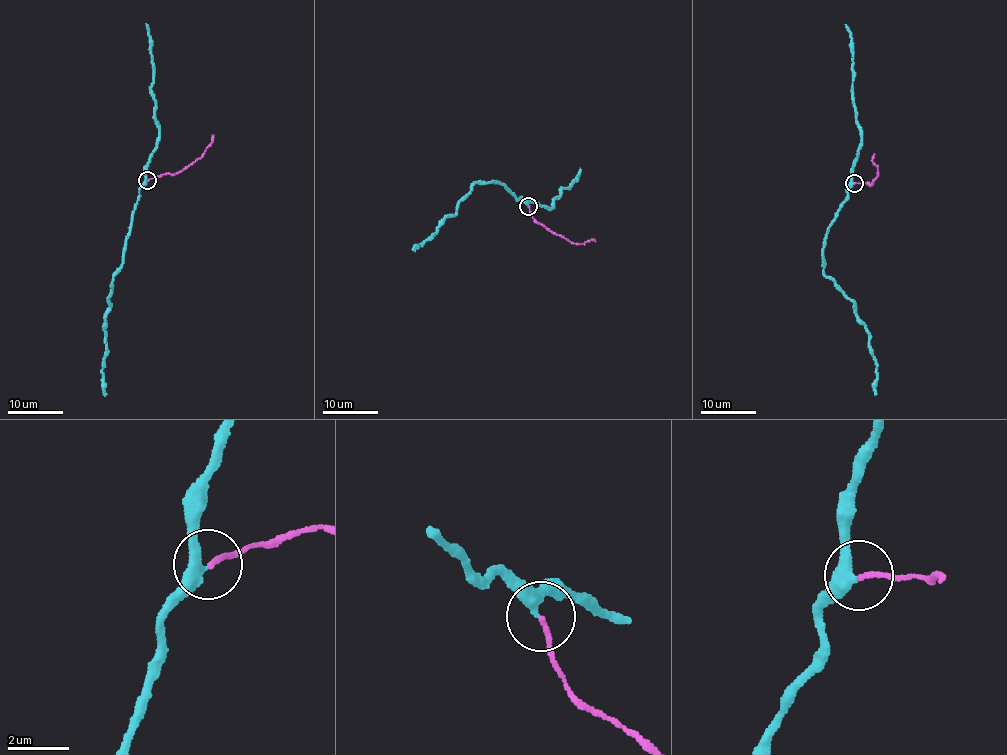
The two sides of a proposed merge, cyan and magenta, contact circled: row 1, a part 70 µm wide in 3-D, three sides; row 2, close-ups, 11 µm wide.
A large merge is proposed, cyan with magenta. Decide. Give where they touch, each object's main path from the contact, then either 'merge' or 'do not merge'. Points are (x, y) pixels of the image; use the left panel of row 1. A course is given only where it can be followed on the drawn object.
at (147, 180); cyan runs (147, 181), (139, 189), (122, 266), (114, 276), (104, 328), (105, 396); magenta runs (147, 179), (177, 174), (192, 165), (202, 156), (214, 135); merge

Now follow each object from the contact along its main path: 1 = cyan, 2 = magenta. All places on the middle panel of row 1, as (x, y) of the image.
1: (528, 206), (500, 183), (474, 183), (453, 215), (413, 250)
2: (528, 206), (536, 221), (576, 244), (595, 241)

